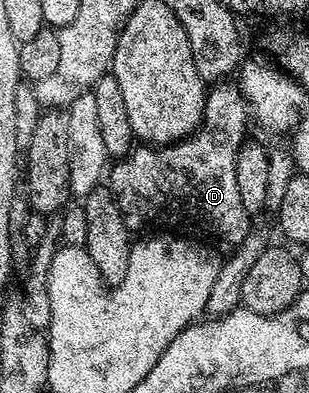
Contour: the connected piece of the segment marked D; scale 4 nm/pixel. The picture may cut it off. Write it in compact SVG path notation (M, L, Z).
M220 83L207 90L204 98L204 120L192 136L165 147L133 148L127 157L117 160L111 166L112 195L122 211L126 227L133 234L143 234L145 231L179 231L184 235L209 233L210 236L232 245L231 247L238 247L248 237L250 214L246 207L242 207L242 199L238 196L238 151L249 136L250 110L239 88L235 84L228 84L232 83Z

